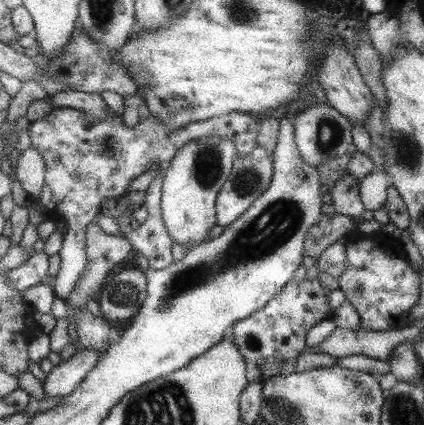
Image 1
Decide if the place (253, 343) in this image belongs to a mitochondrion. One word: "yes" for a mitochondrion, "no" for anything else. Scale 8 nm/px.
no

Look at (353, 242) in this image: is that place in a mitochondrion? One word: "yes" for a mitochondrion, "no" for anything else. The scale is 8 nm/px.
no

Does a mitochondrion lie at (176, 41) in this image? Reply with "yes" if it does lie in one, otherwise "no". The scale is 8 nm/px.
no

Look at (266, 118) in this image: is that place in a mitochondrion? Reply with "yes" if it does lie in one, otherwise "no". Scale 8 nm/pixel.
no

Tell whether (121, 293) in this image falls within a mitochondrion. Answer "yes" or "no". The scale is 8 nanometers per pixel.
yes

